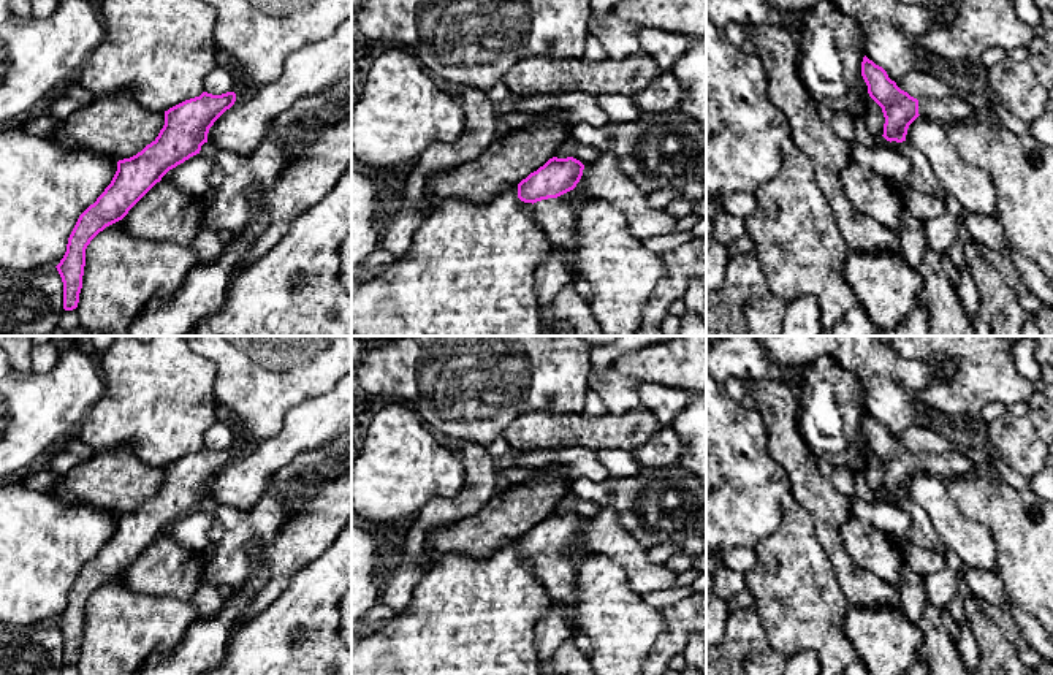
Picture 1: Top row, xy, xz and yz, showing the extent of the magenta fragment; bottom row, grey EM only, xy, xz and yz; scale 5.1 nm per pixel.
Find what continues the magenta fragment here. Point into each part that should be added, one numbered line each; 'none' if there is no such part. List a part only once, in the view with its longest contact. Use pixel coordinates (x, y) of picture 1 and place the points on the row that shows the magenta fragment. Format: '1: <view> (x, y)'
1: xz (558, 217)

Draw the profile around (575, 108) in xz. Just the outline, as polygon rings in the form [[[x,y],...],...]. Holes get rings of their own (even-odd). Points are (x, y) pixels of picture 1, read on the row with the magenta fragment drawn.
[[[583,92],[565,95],[537,93],[519,97],[515,111],[524,116],[557,112],[559,117],[572,127],[578,124],[603,127],[608,124],[606,112],[599,106],[599,97]]]

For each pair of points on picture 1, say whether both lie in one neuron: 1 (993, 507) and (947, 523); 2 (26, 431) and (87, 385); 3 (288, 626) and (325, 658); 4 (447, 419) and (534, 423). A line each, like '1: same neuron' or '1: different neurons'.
1: different neurons
2: same neuron
3: same neuron
4: different neurons

